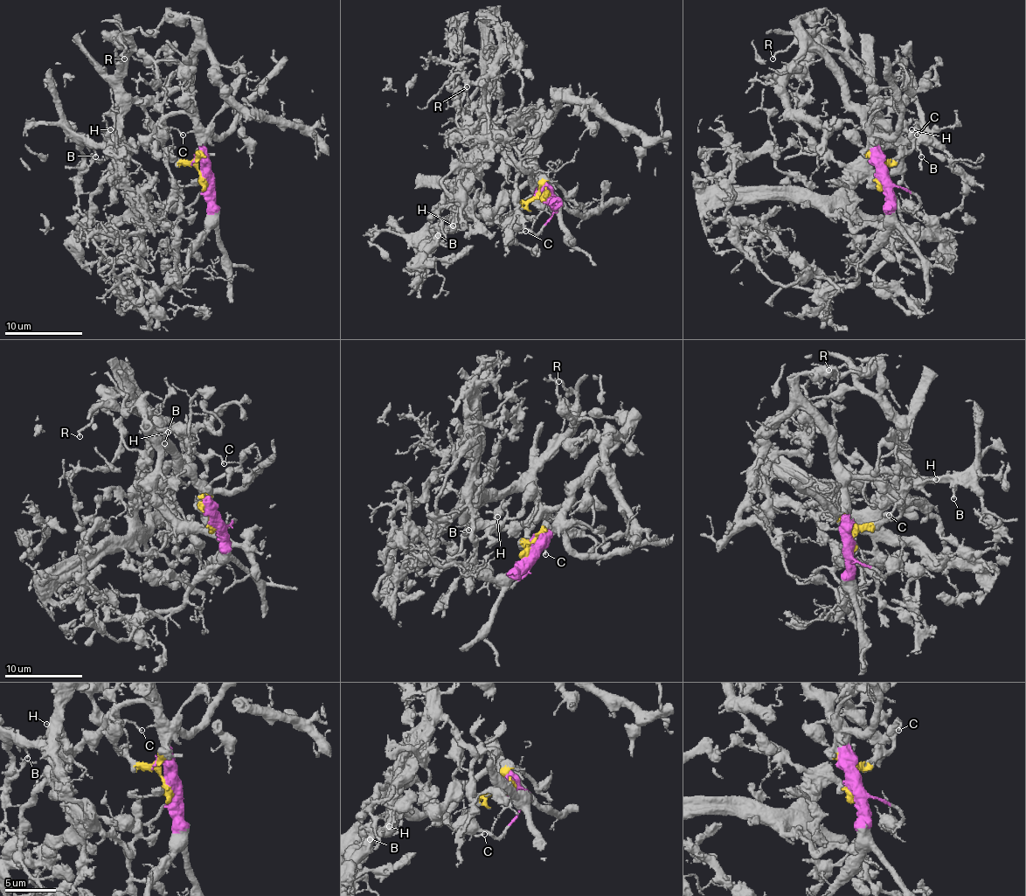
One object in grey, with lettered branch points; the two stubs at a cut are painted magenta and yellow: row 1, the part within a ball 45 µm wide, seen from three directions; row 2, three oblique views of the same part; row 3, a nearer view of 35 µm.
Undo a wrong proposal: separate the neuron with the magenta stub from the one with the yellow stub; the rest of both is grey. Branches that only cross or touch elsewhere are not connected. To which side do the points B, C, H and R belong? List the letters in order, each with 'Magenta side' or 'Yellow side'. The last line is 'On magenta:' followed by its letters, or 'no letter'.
B: Yellow side
C: Yellow side
H: Yellow side
R: Yellow side
On magenta: no letter

